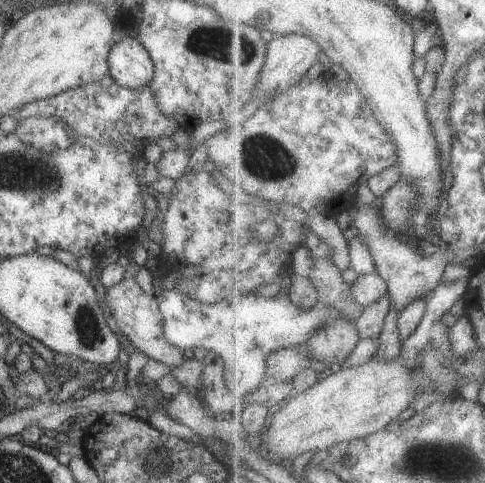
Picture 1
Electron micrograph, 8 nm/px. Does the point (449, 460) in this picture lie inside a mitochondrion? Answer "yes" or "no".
yes

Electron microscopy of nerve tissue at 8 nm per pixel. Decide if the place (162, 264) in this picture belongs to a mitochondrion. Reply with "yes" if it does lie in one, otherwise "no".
no

